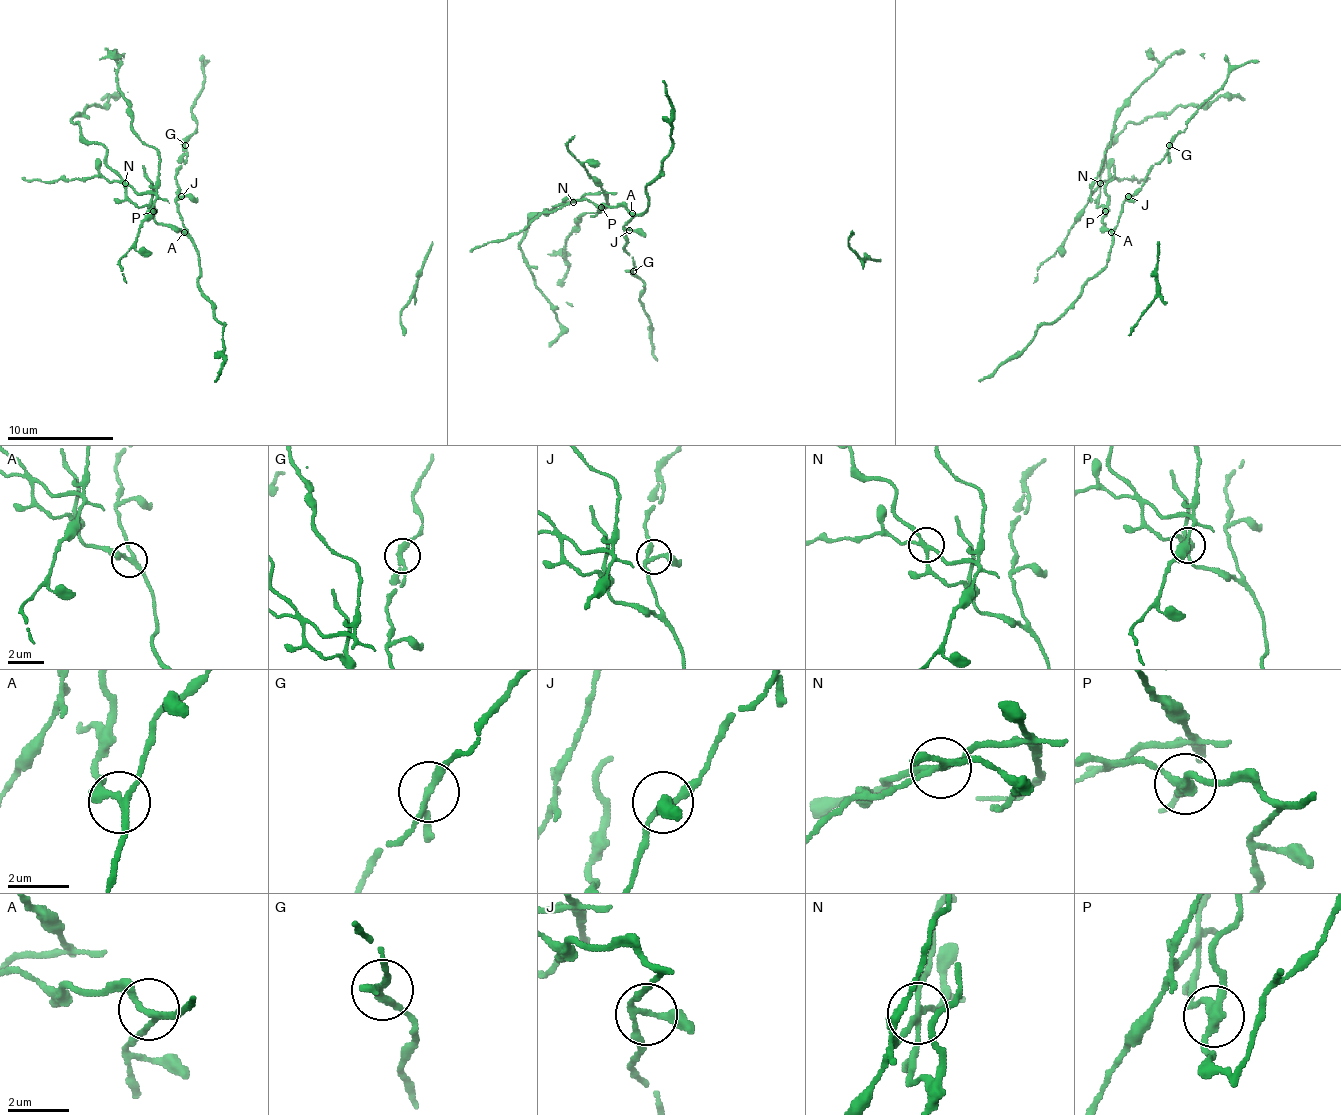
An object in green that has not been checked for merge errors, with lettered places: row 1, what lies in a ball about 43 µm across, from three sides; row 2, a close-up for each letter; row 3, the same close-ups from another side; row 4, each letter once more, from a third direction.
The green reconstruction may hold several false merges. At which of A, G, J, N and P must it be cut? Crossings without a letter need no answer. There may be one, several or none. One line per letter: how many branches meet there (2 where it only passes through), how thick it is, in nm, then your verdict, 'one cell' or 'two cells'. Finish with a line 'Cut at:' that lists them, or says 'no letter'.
A: 3 branches meet; 200 nm thick; one cell
G: 3 branches meet; 200 nm thick; one cell
J: 3 branches meet; 190 nm thick; one cell
N: 4 branches meet; 180 nm thick; two cells
P: 3 branches meet; 300 nm thick; two cells
Cut at: N, P

